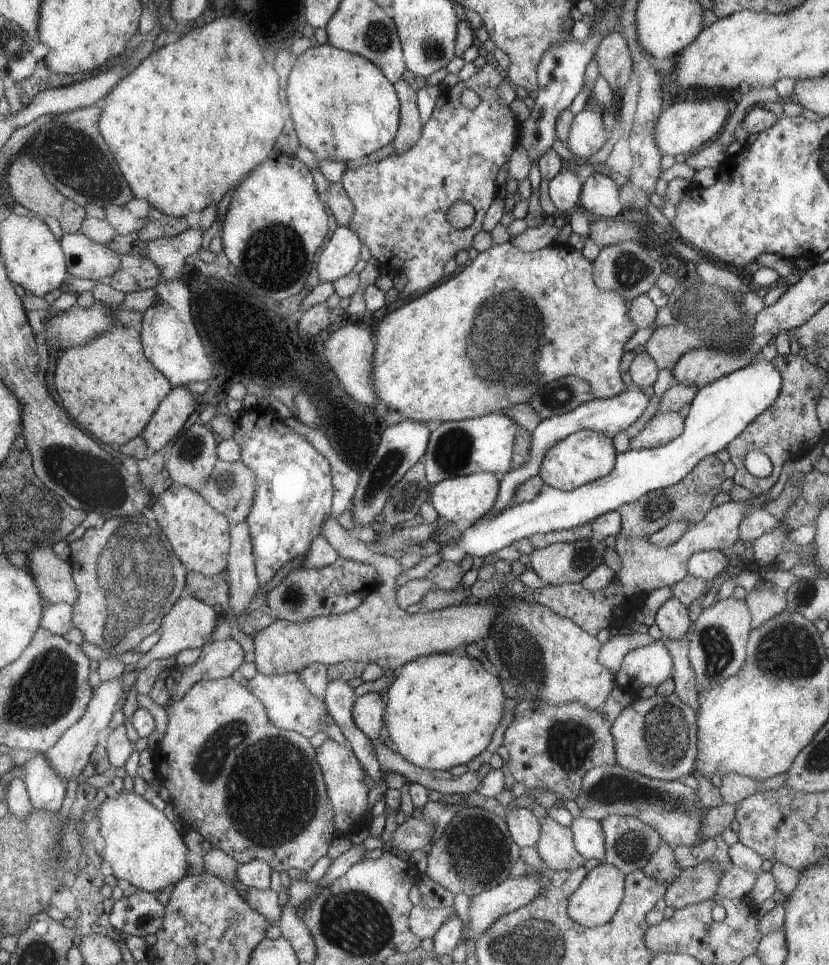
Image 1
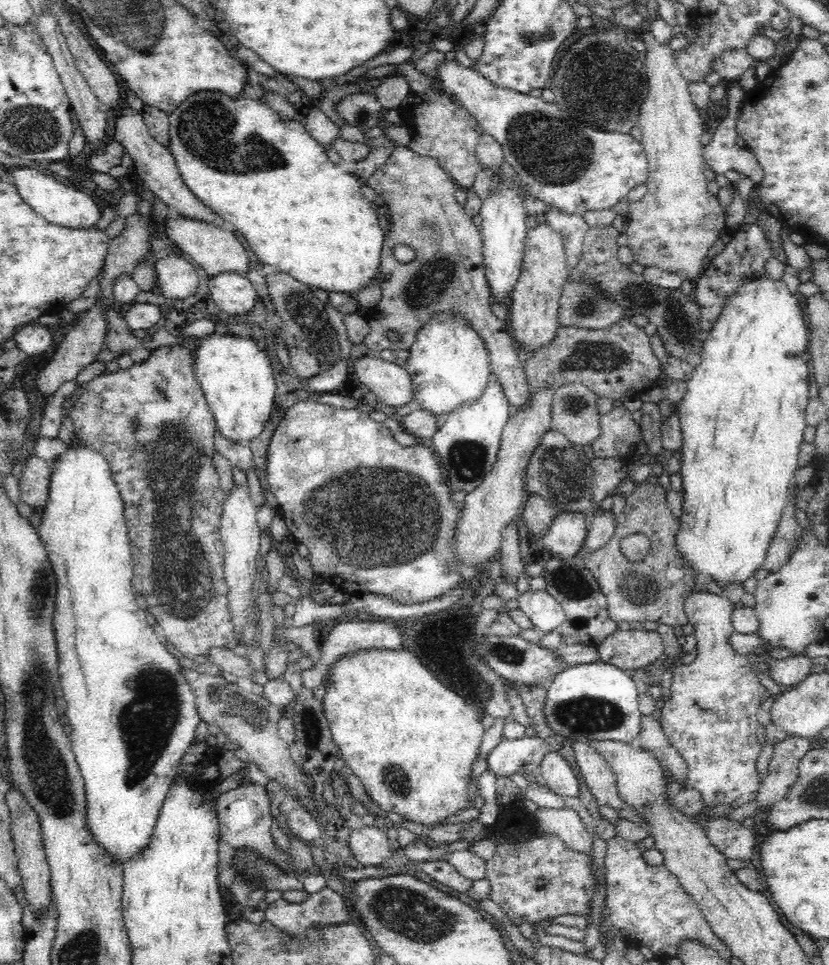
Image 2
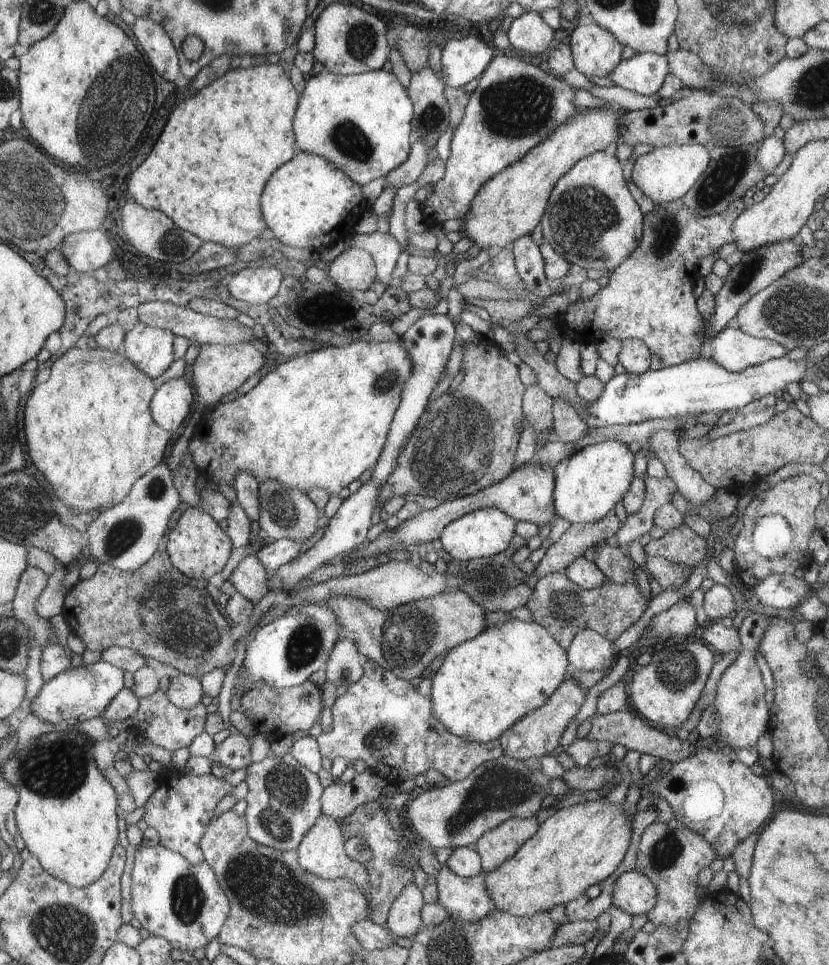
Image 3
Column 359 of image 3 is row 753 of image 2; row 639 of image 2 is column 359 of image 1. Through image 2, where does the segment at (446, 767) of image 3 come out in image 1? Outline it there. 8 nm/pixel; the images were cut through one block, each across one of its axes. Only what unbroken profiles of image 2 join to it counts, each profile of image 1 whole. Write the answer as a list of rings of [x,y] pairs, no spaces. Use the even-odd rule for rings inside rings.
[[[370,692],[360,697],[355,697],[354,720],[356,726],[359,726],[359,729],[363,731],[372,742],[380,737],[380,731],[385,724],[382,720],[384,716],[384,707],[384,702],[382,702],[382,698],[378,692]]]

